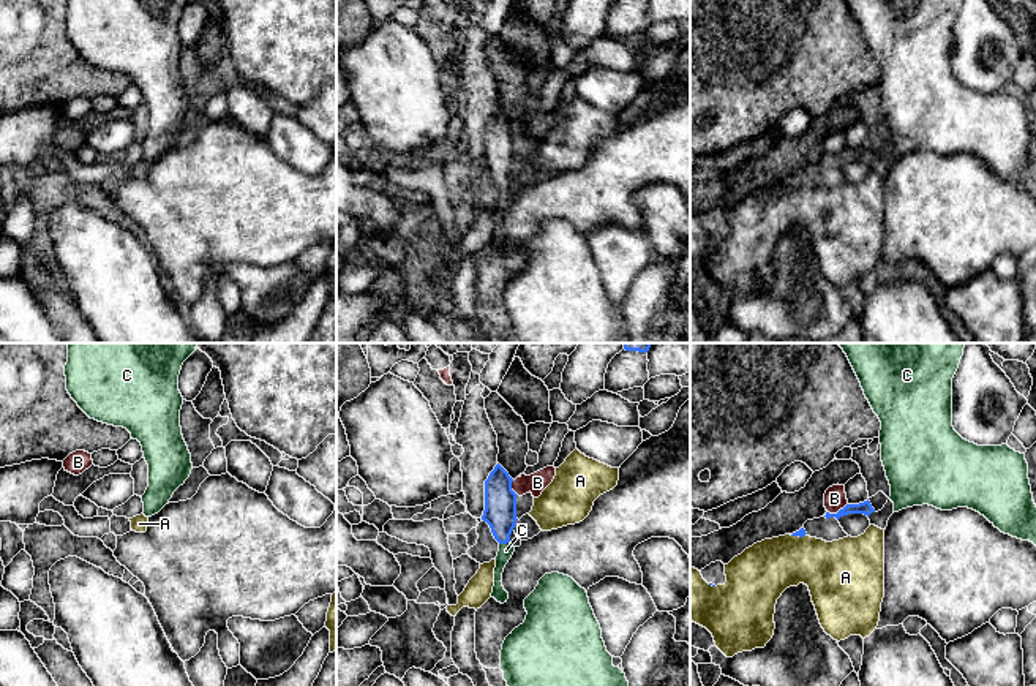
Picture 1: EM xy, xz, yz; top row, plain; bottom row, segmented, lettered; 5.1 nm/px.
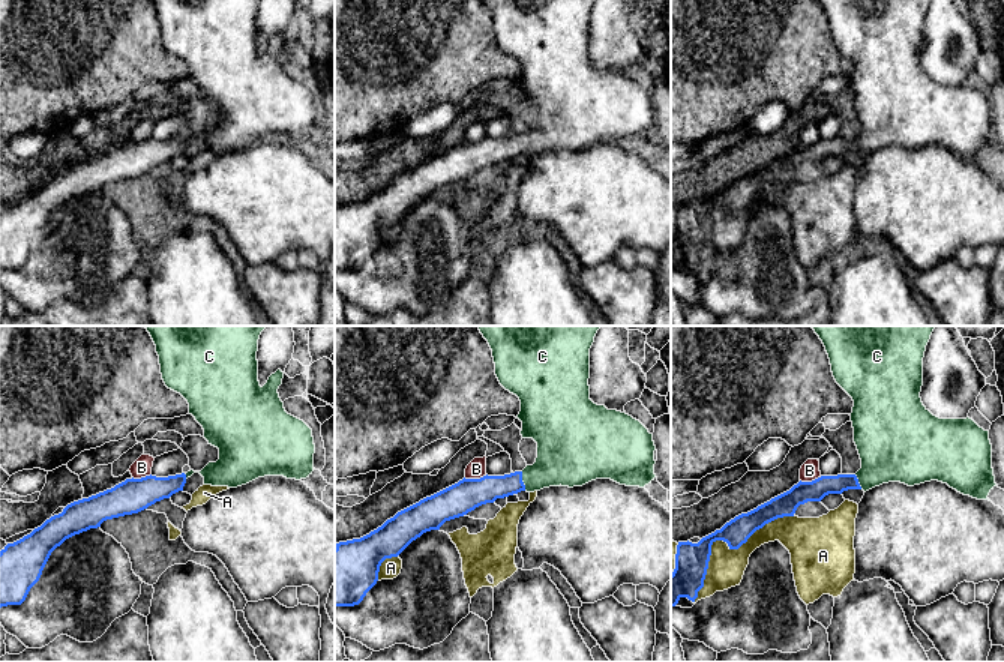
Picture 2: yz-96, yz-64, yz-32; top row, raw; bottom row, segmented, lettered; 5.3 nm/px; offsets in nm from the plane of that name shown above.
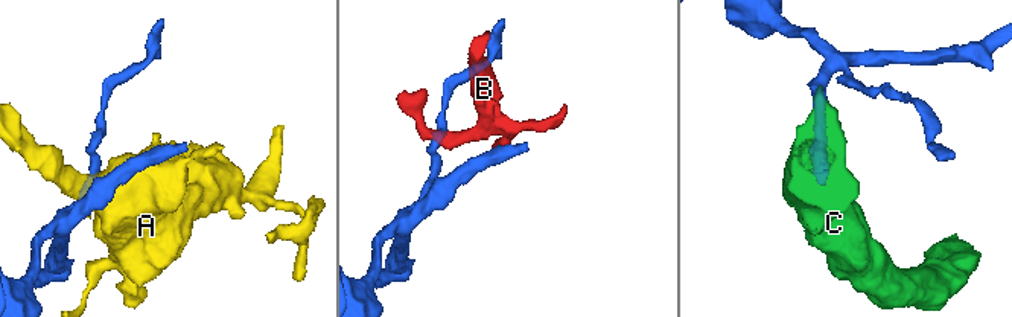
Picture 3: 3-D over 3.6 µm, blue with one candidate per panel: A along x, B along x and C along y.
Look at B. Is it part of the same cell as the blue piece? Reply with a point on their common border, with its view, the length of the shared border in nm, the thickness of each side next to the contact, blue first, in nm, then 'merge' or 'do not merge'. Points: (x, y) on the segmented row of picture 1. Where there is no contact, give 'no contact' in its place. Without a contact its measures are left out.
yz (839, 511) | 120 nm | 70/110 nm | do not merge

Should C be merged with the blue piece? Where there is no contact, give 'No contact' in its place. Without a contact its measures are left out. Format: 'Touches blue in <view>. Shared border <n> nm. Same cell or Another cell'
Touches blue in xz. Shared border 60 nm. Same cell

